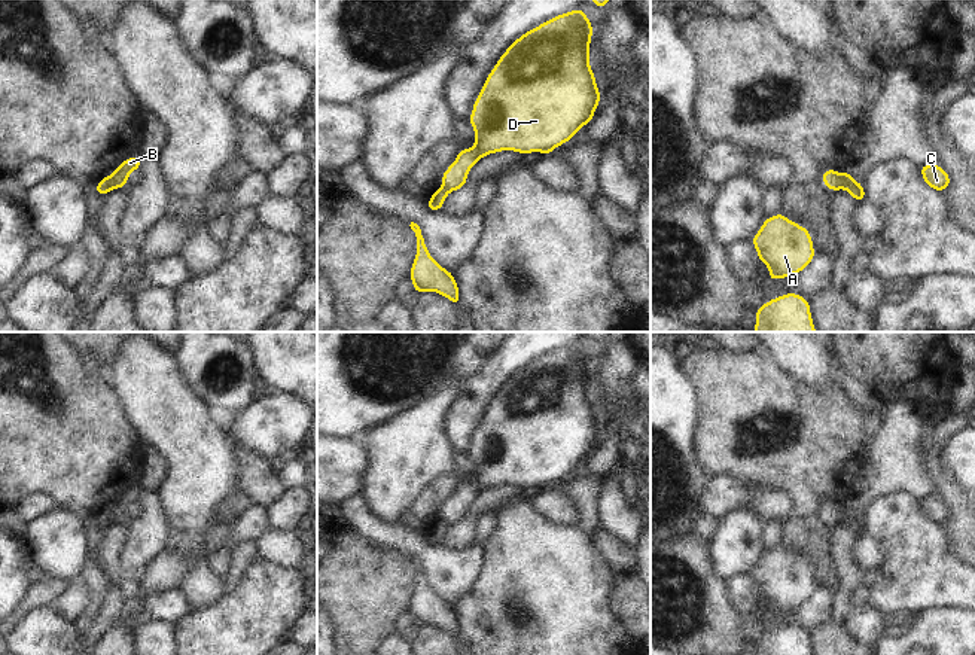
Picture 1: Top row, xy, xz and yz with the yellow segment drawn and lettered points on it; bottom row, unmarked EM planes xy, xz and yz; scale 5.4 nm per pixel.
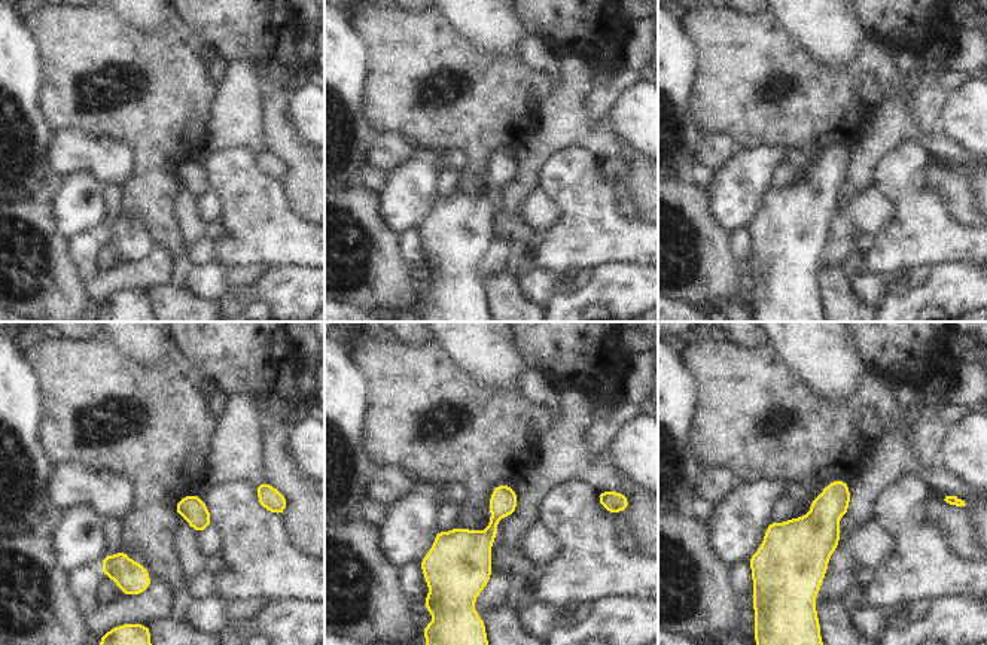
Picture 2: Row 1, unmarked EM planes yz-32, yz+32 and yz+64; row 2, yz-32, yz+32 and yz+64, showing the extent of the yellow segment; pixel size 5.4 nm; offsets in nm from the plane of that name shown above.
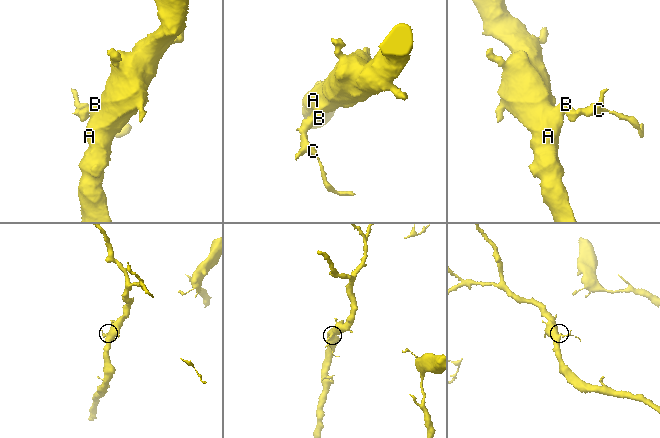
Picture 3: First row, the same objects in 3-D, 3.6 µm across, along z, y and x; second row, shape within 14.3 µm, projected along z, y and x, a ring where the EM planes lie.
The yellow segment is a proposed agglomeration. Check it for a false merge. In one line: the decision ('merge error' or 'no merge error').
merge error

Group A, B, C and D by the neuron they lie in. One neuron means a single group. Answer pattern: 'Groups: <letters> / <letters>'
Groups: A B D / C

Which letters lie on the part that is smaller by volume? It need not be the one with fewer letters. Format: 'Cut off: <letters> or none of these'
Cut off: C

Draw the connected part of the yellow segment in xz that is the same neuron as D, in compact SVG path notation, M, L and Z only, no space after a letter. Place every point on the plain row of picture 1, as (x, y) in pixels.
M579 341L531 362L503 386L473 436L469 456L476 467L475 479L458 482L455 494L441 511L448 525L464 521L467 505L482 490L502 484L551 488L594 453L601 427L589 400L592 362Z

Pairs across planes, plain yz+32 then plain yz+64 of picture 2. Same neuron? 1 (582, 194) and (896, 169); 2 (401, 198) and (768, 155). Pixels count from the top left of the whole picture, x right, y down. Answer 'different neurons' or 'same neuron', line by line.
1: same neuron
2: same neuron

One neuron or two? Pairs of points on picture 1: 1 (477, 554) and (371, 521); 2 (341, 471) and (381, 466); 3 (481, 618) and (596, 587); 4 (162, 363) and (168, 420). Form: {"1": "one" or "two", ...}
{"1": "one", "2": "two", "3": "one", "4": "one"}

